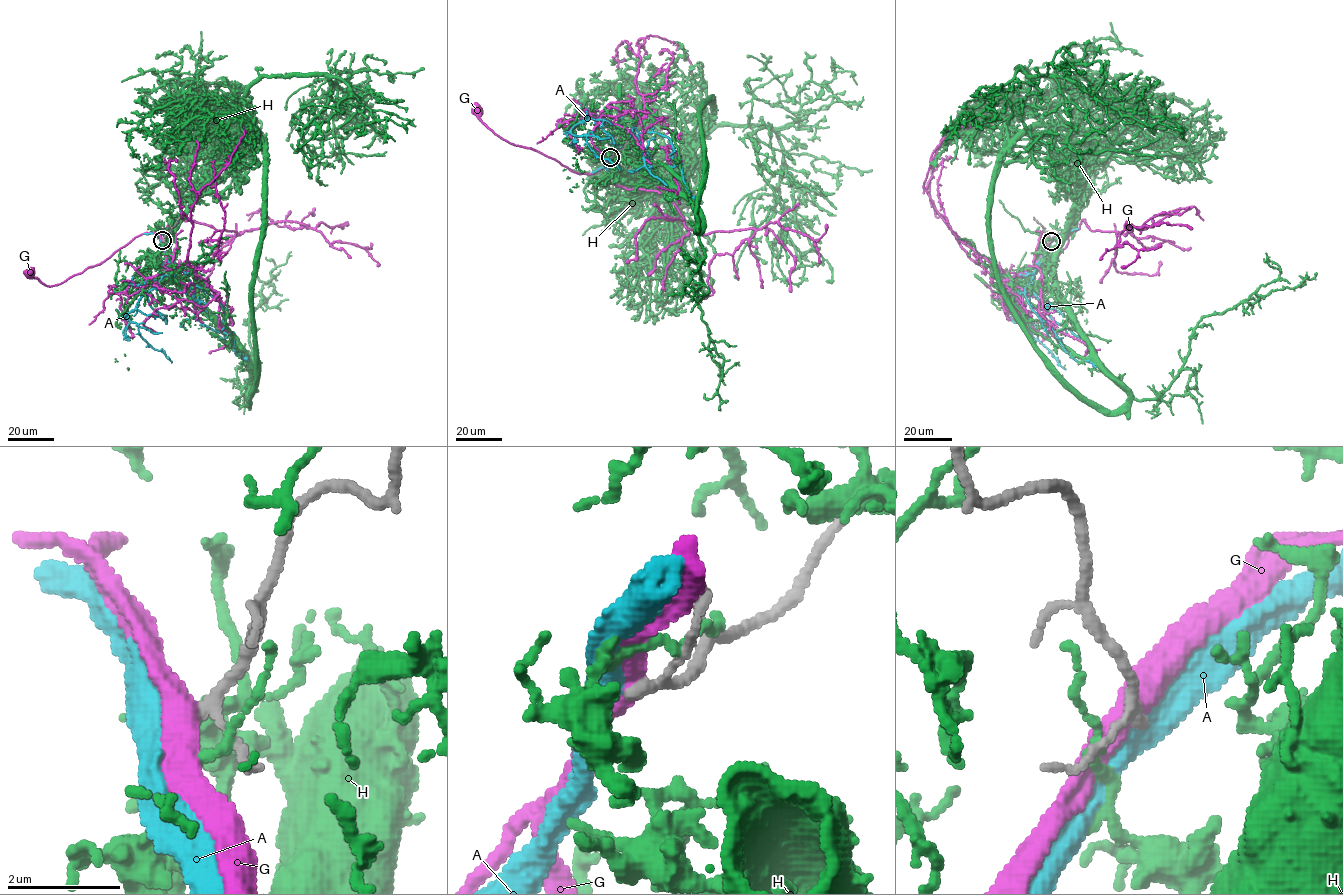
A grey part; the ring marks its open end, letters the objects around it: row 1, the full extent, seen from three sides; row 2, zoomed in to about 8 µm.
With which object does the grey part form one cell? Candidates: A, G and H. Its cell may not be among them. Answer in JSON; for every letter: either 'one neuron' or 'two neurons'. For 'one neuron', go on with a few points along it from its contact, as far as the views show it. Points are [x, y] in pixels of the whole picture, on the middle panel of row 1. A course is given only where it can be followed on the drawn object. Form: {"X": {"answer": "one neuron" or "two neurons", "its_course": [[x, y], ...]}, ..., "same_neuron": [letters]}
{"A": {"answer": "two neurons"}, "G": {"answer": "two neurons"}, "H": {"answer": "two neurons"}, "same_neuron": []}

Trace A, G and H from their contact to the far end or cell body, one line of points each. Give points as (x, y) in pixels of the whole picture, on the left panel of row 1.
A: (162, 240), (166, 260), (164, 276), (136, 307), (123, 317), (136, 324), (140, 335), (171, 362)
G: (162, 240), (153, 232), (135, 237), (102, 262), (51, 286), (31, 277), (30, 271)
H: (164, 241), (211, 184), (231, 112), (264, 76), (322, 74), (330, 94), (304, 141), (337, 155), (329, 141)

